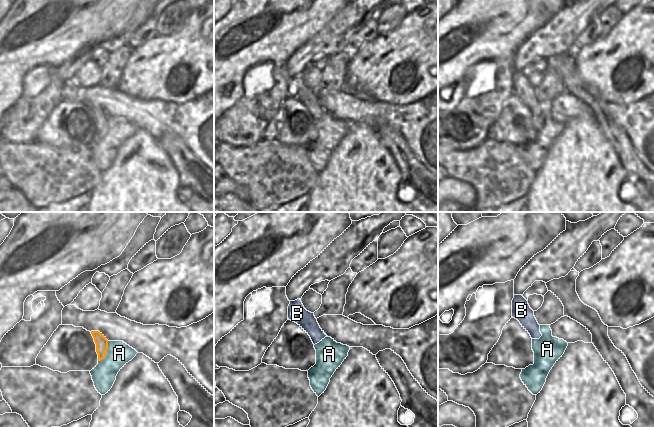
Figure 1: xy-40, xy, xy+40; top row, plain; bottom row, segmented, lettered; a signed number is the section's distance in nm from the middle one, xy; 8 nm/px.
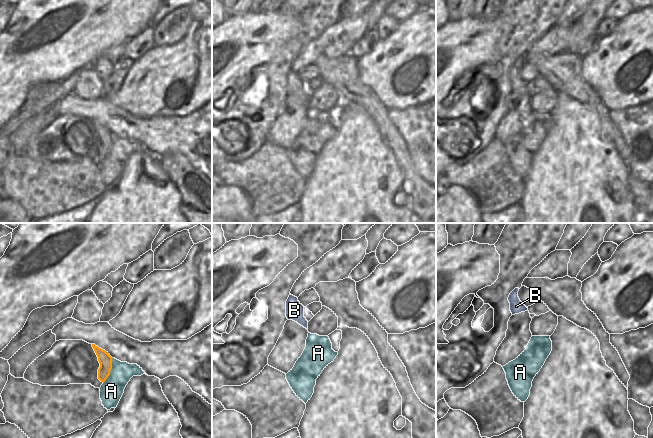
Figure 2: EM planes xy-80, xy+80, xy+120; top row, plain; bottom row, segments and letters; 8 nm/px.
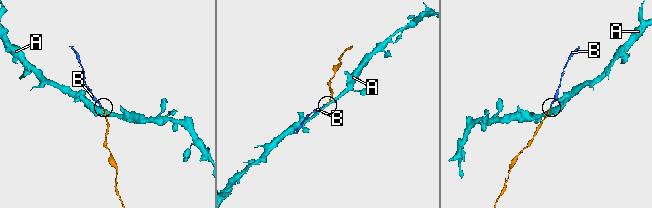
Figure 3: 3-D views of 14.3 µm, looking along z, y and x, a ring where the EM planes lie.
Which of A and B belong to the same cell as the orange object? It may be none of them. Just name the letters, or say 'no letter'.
B

